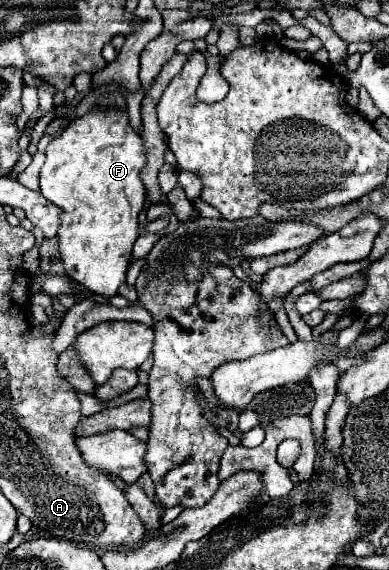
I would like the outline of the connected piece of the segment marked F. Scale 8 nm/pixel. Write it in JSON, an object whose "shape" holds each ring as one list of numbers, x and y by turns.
{"shape":[[92,108,88,110,84,116,72,120,62,132,60,136,52,138,52,142,48,144,48,150,46,150,46,162,42,166,42,172,40,172,40,192,46,200,50,200,52,204,60,206,64,210,62,214,62,224,60,224,60,230,58,230,58,240,60,240,60,254,62,254,62,264,64,264,64,270,66,274,80,282,82,286,86,286,88,290,100,294,100,296,116,296,118,294,118,288,126,282,126,268,128,268,128,262,130,262,130,252,132,252,132,244,136,242,138,238,138,214,142,212,144,208,144,198,146,198,146,190,144,190,144,184,142,184,142,178,140,178,140,172,142,168,146,166,146,150,144,150,144,142,140,138,140,134,134,132,134,128,130,126,128,122,128,114,126,110,122,108]]}

